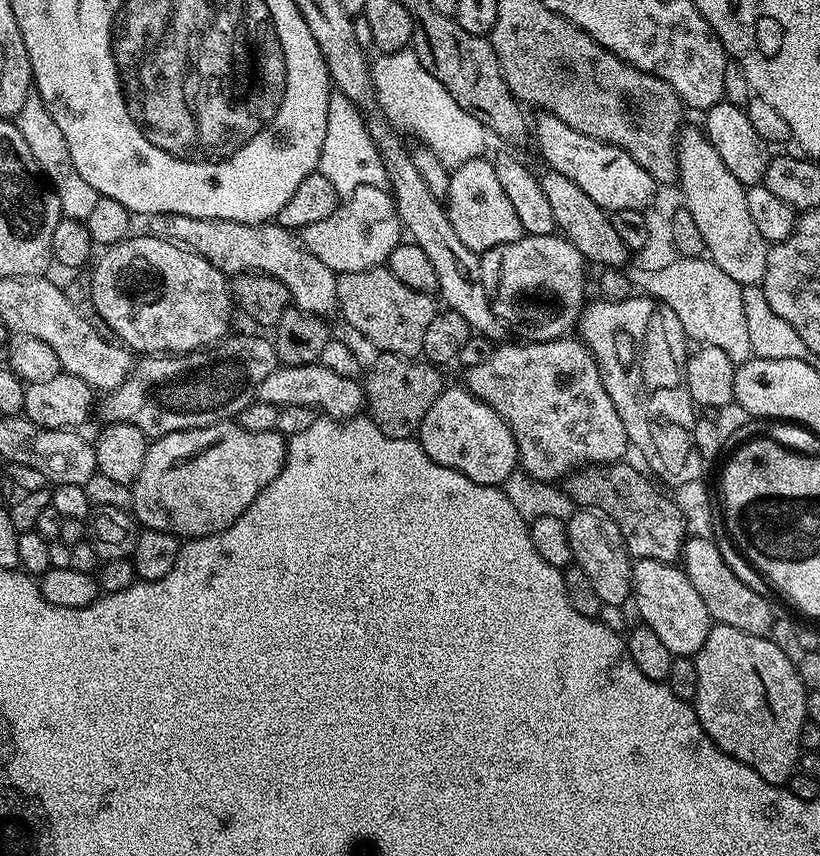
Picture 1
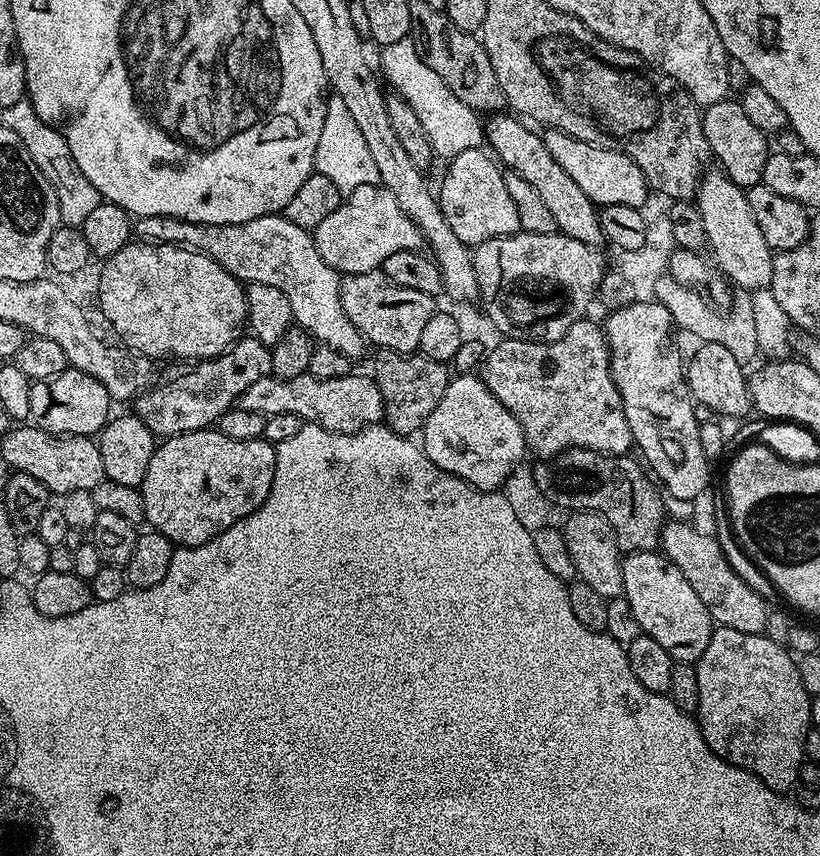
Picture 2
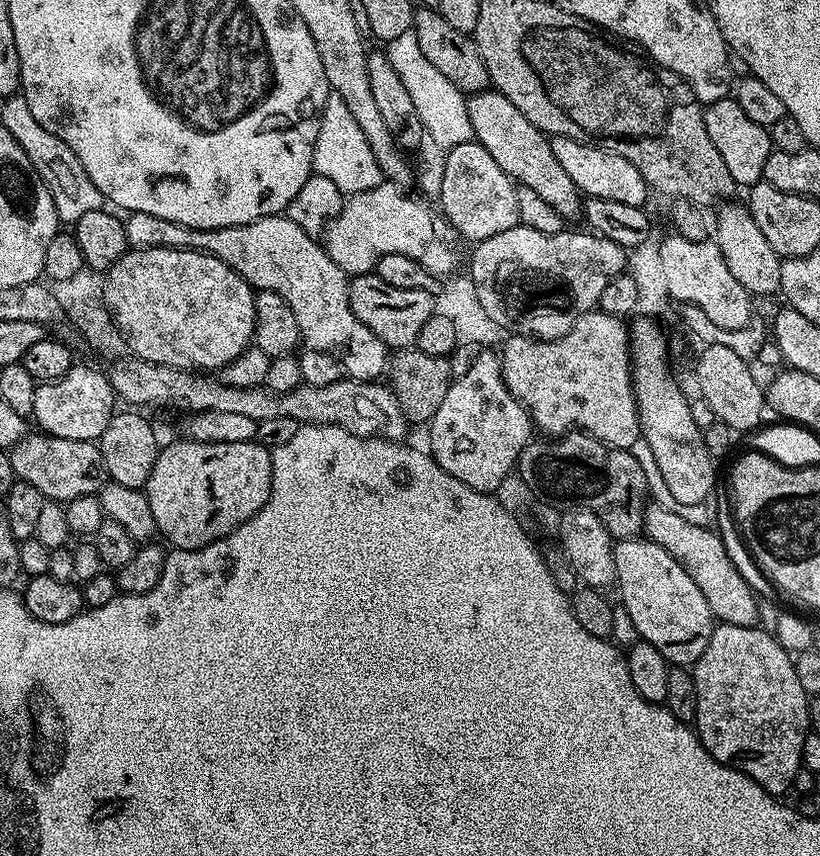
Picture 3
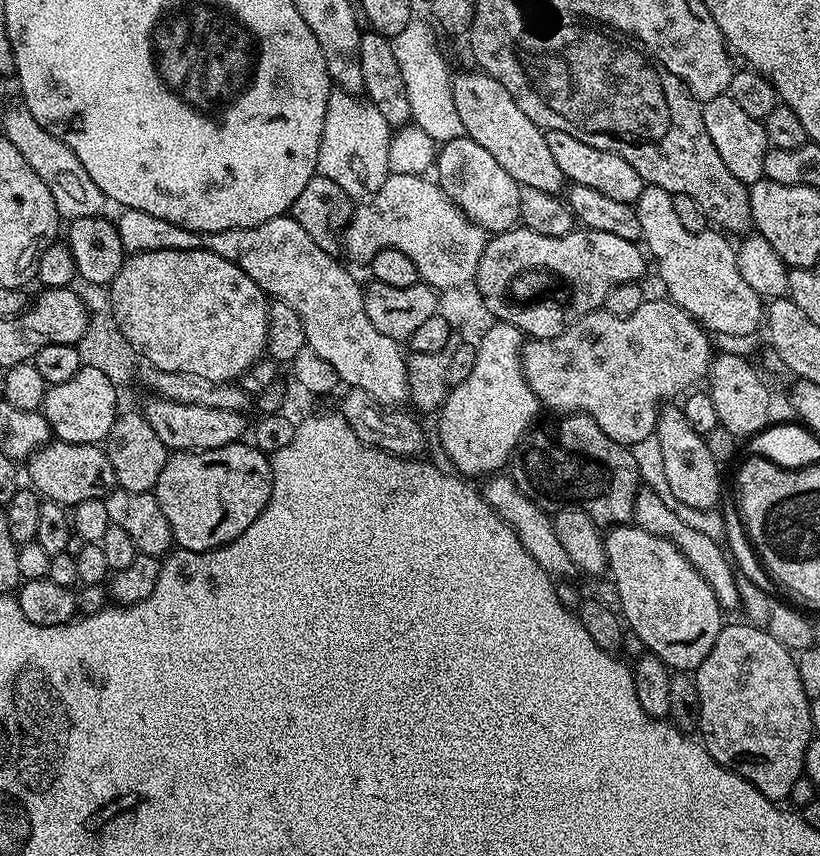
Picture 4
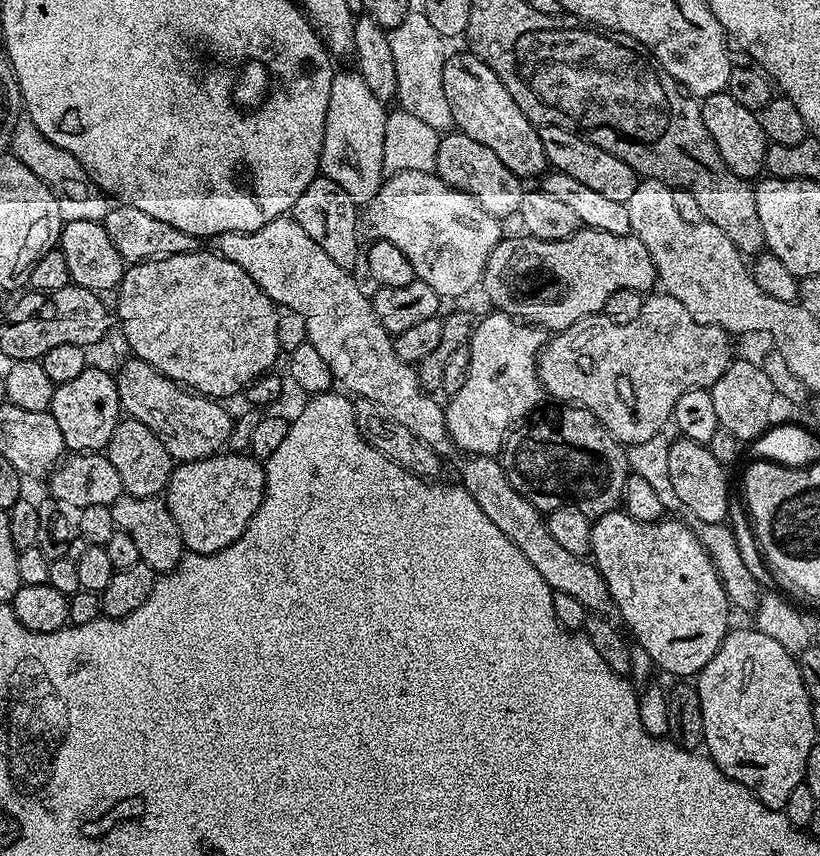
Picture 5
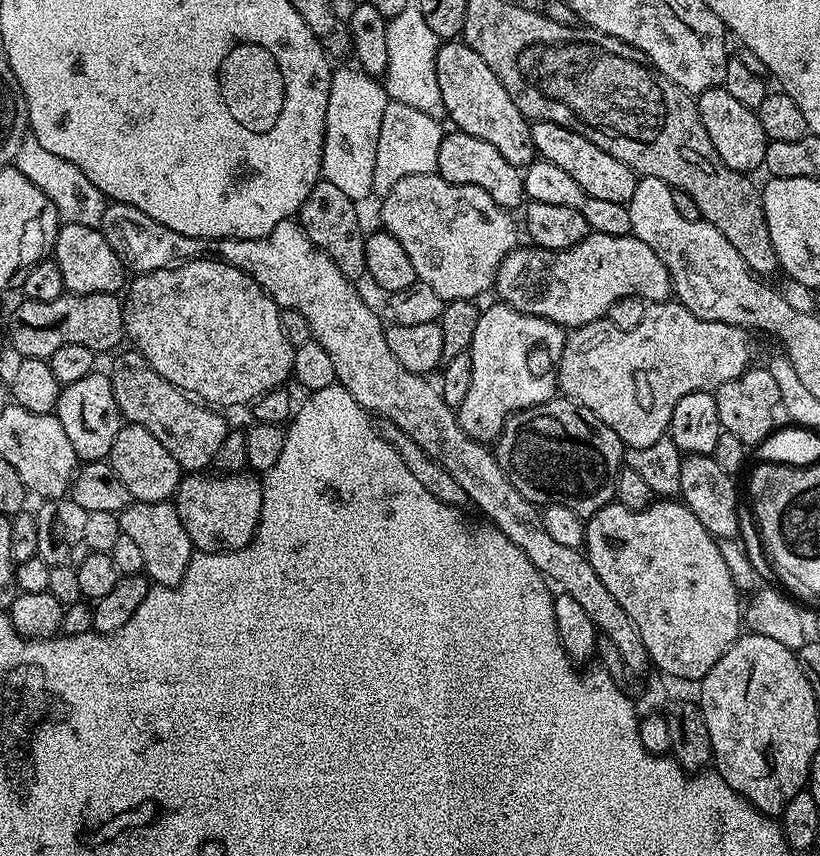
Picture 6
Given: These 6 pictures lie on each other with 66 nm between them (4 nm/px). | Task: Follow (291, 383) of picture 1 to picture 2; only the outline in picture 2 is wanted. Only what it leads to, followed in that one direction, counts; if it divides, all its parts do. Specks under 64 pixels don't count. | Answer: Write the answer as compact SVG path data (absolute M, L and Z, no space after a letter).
M269 374L258 378L254 386L240 395L238 407L251 410L254 414L262 414L266 418L274 414L298 414L301 422L317 424L326 430L342 434L354 434L384 420L382 394L371 375L353 374L323 380L305 374L282 380Z

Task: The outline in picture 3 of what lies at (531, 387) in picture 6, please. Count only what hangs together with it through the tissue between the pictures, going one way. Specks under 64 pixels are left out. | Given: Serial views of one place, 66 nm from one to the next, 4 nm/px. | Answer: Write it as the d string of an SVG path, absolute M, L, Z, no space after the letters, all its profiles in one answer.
M492 350L480 351L474 366L453 379L446 398L442 398L442 406L434 410L426 428L427 447L438 466L446 474L454 474L458 482L466 482L466 486L489 494L495 493L502 480L514 472L522 450L534 436L532 417L504 385L499 355Z

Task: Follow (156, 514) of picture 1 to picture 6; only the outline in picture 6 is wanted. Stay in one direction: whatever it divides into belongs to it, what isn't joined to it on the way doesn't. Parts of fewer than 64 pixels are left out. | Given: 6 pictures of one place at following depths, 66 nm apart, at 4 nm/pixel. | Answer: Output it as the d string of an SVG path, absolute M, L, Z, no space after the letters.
M244 470L208 475L188 474L181 479L174 497L178 518L182 518L186 534L190 534L193 549L201 552L237 552L251 542L260 521L264 501L261 481Z

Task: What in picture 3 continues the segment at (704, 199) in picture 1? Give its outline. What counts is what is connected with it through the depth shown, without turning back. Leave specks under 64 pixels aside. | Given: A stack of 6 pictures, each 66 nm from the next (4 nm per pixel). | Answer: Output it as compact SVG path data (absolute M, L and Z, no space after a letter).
M724 202L719 205L720 213L714 216L714 239L726 258L726 266L738 282L753 297L768 296L780 287L780 261L775 250L766 242L762 230L758 230L758 222L748 213L743 203Z

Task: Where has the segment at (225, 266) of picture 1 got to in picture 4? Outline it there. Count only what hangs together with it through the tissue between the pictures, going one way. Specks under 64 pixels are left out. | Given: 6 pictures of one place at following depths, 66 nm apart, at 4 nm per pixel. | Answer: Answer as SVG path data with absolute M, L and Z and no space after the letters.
M125 208L119 214L114 223L125 253L203 250L218 254L226 262L234 262L258 285L261 293L286 302L290 310L298 310L302 330L306 330L307 347L326 358L349 389L362 390L379 404L389 406L403 405L403 400L409 399L408 365L405 353L400 353L401 345L386 338L366 318L362 284L339 264L337 257L326 254L322 246L315 244L314 238L298 226L291 214L270 218L258 226L221 232L191 232L174 226L174 222L166 222L166 218L154 218L154 214L133 208Z

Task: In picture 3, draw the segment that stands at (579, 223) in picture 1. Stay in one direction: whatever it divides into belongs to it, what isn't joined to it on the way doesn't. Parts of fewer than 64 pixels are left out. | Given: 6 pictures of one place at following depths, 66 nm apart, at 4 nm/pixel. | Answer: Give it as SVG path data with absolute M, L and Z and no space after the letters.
M476 90L467 97L470 126L475 143L481 144L502 166L502 170L512 177L519 187L534 190L545 202L550 202L554 210L565 222L572 222L575 216L582 212L582 193L570 182L570 174L562 170L558 158L554 158L551 139L545 133L539 132L531 122L500 92L495 90Z

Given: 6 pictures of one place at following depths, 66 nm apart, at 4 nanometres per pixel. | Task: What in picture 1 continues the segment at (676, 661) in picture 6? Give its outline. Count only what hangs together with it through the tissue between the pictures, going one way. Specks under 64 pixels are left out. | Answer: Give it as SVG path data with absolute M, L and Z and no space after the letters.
M636 560L632 565L632 595L631 603L636 603L636 612L641 616L643 627L654 630L658 639L666 645L666 650L672 652L676 658L692 658L700 651L706 642L708 631L714 623L712 615L706 610L706 602L698 598L698 590L690 586L690 578L684 573L683 567L675 563L667 564L657 560Z

